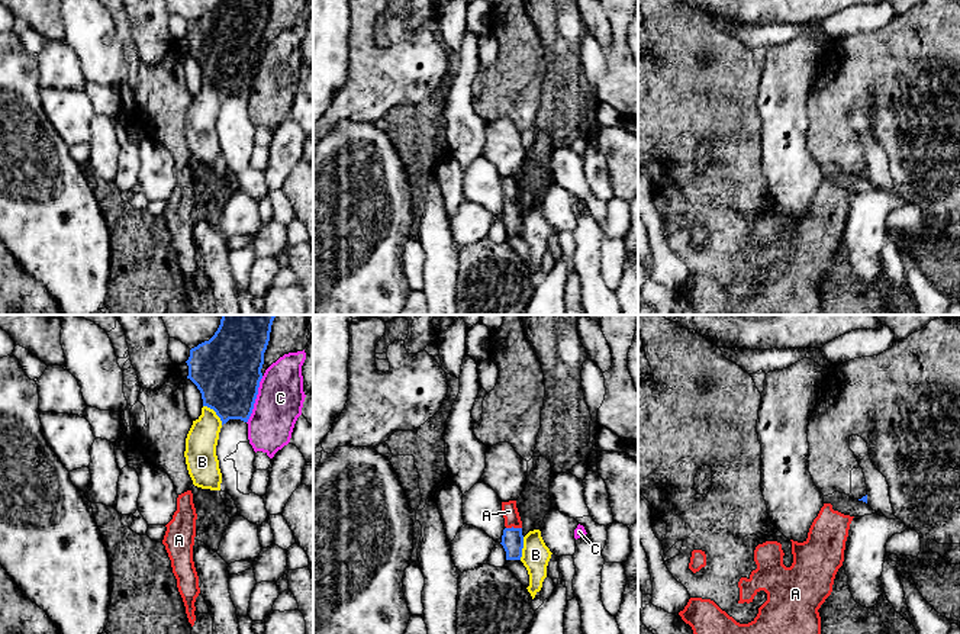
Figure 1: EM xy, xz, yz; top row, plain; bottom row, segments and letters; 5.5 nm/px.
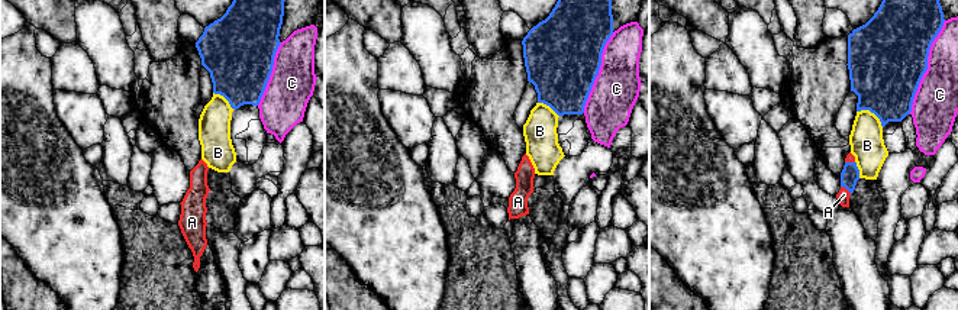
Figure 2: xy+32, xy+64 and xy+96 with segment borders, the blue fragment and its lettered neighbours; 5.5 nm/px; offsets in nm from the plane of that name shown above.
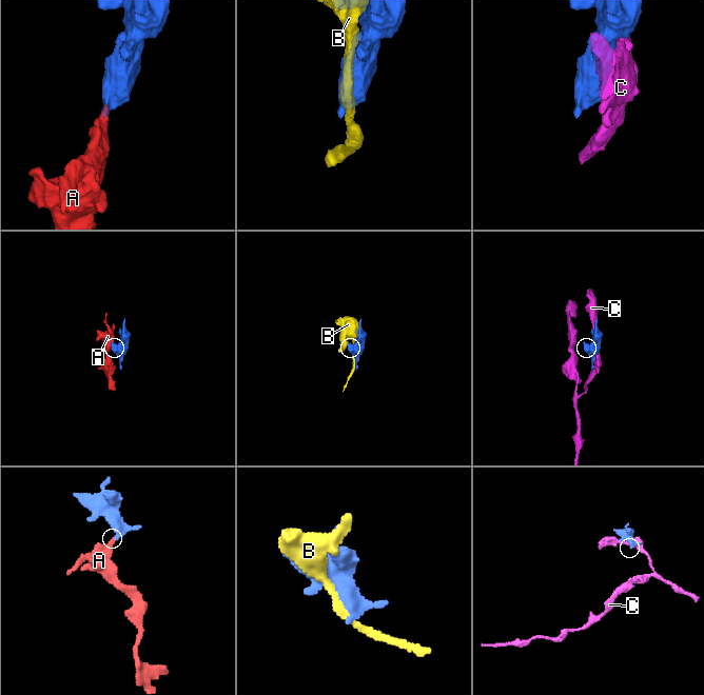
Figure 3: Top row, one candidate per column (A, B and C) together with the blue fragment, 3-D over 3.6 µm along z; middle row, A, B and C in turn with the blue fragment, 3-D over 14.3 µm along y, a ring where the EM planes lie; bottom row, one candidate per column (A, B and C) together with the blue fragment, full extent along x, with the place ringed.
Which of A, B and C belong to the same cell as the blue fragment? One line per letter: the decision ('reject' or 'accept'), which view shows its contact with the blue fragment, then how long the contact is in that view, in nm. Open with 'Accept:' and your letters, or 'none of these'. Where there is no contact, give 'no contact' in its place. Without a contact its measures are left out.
Accept: A
A: accept | xz | 90 nm
B: reject | xy | 160 nm
C: reject | xy | 280 nm

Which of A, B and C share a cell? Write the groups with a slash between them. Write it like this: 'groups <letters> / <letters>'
groups A / B / C

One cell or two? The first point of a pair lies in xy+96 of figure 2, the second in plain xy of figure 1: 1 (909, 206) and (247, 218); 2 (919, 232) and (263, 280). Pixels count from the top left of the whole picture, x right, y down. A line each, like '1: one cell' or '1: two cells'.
1: one cell
2: two cells

